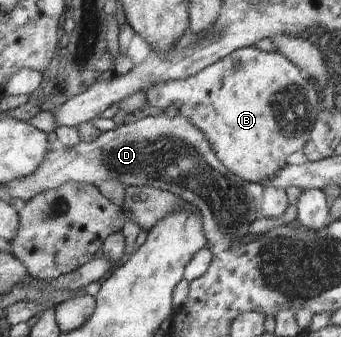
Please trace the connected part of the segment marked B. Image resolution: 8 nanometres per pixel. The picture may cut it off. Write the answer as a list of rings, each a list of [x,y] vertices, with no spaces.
[[[253,46],[247,48],[240,48],[213,63],[211,66],[205,67],[202,71],[199,71],[195,76],[190,76],[185,80],[166,80],[163,82],[155,83],[151,85],[145,91],[146,99],[151,106],[158,107],[158,109],[166,109],[170,105],[178,107],[179,114],[187,117],[200,131],[204,134],[204,137],[208,140],[209,146],[212,147],[212,151],[216,154],[216,157],[234,174],[241,177],[245,182],[261,183],[265,180],[271,180],[276,177],[285,167],[288,165],[286,158],[295,154],[298,150],[302,150],[308,143],[311,136],[314,122],[317,120],[317,115],[321,112],[318,111],[318,93],[314,89],[314,85],[310,83],[308,76],[295,64],[292,63],[285,55],[280,52],[265,52],[259,50]]]

